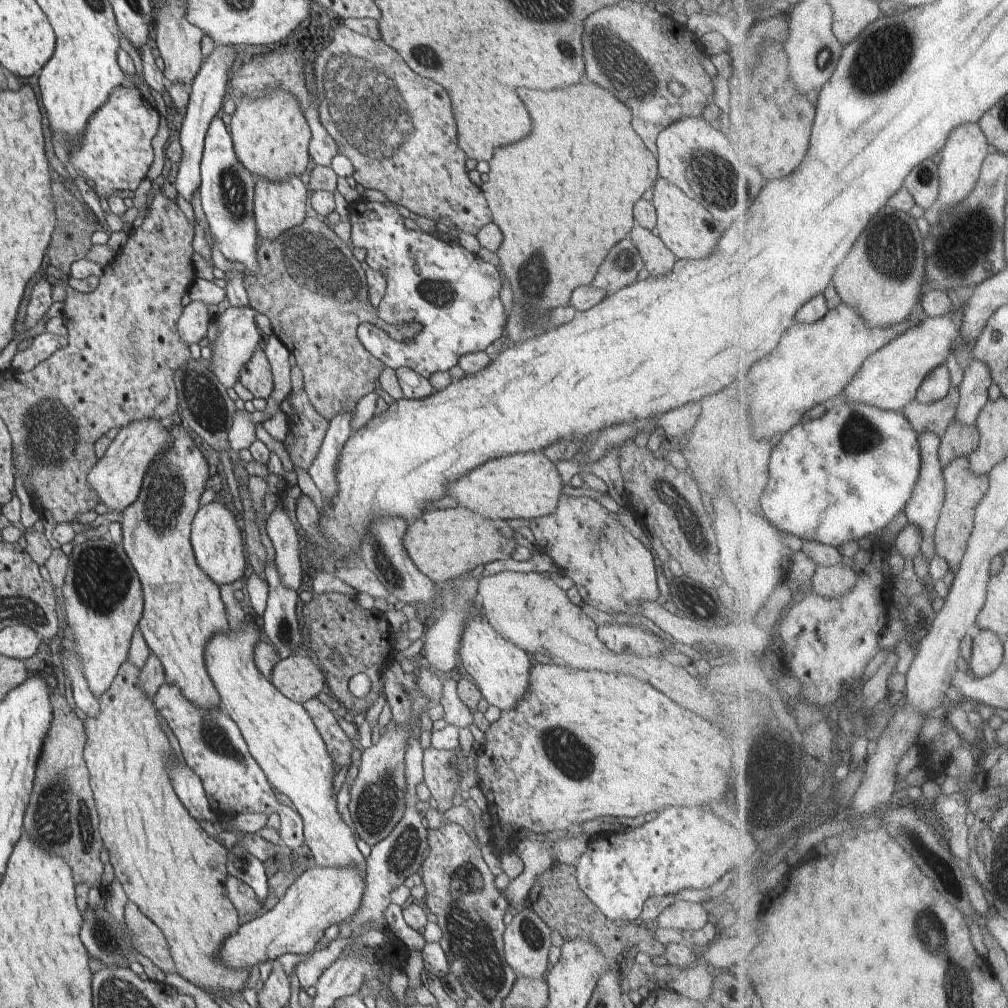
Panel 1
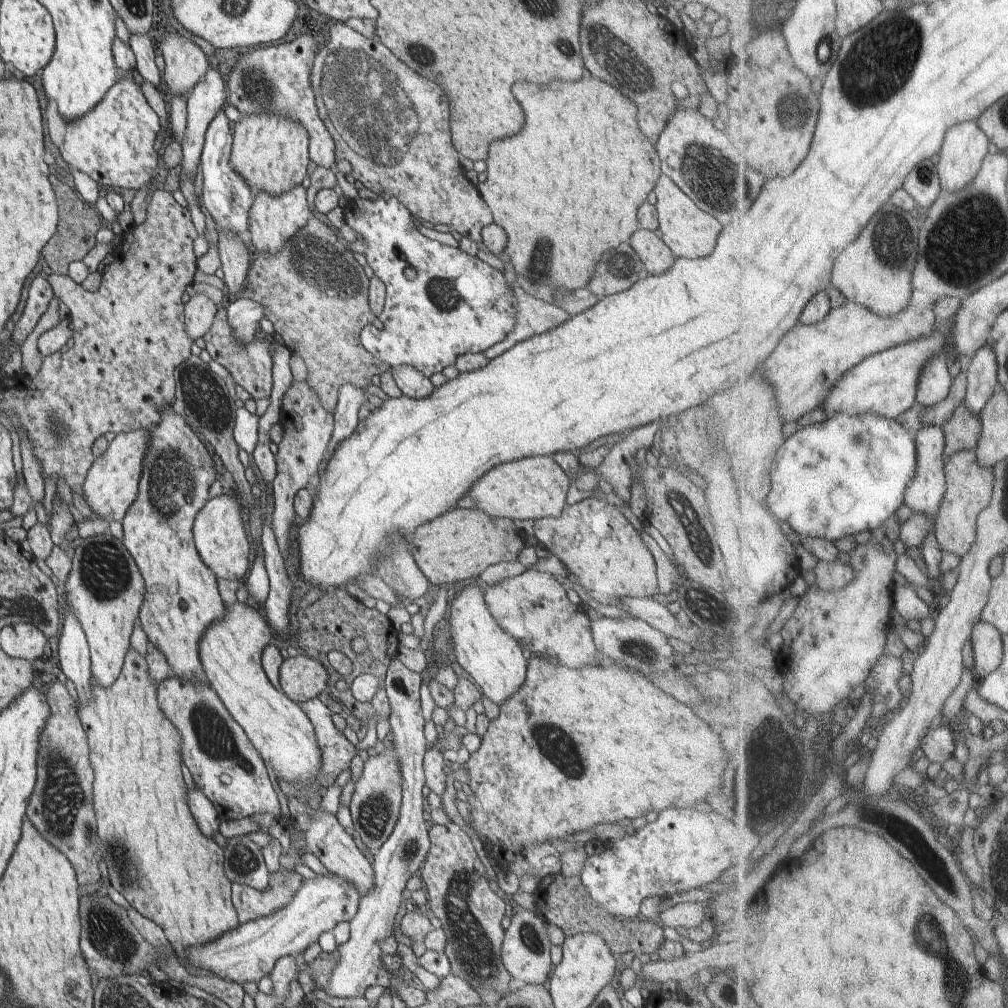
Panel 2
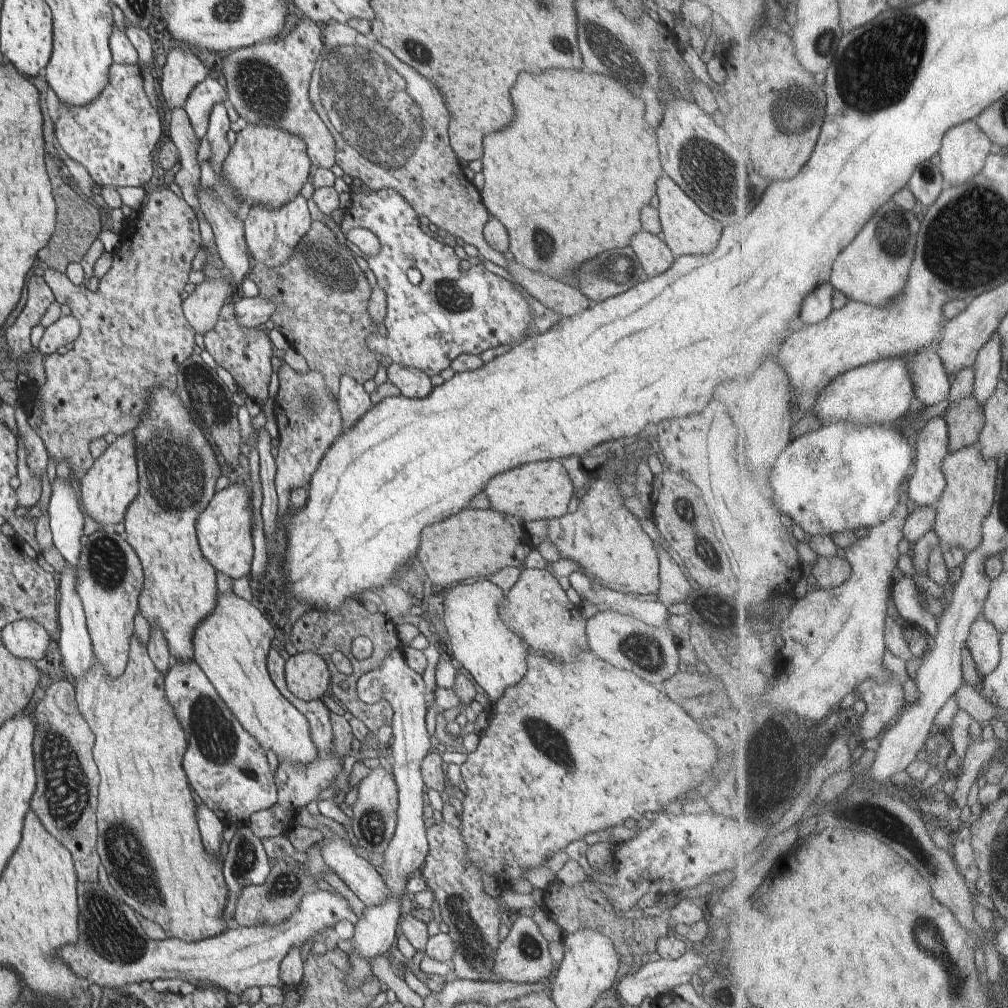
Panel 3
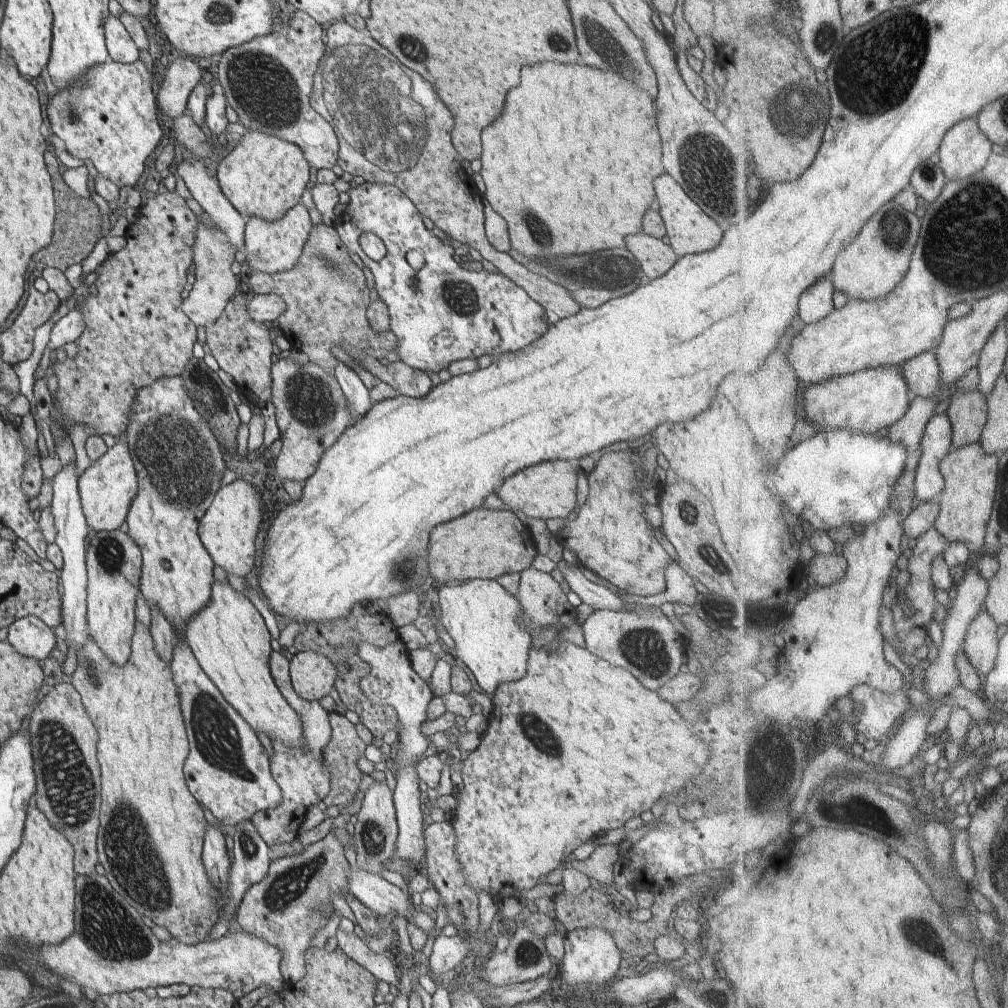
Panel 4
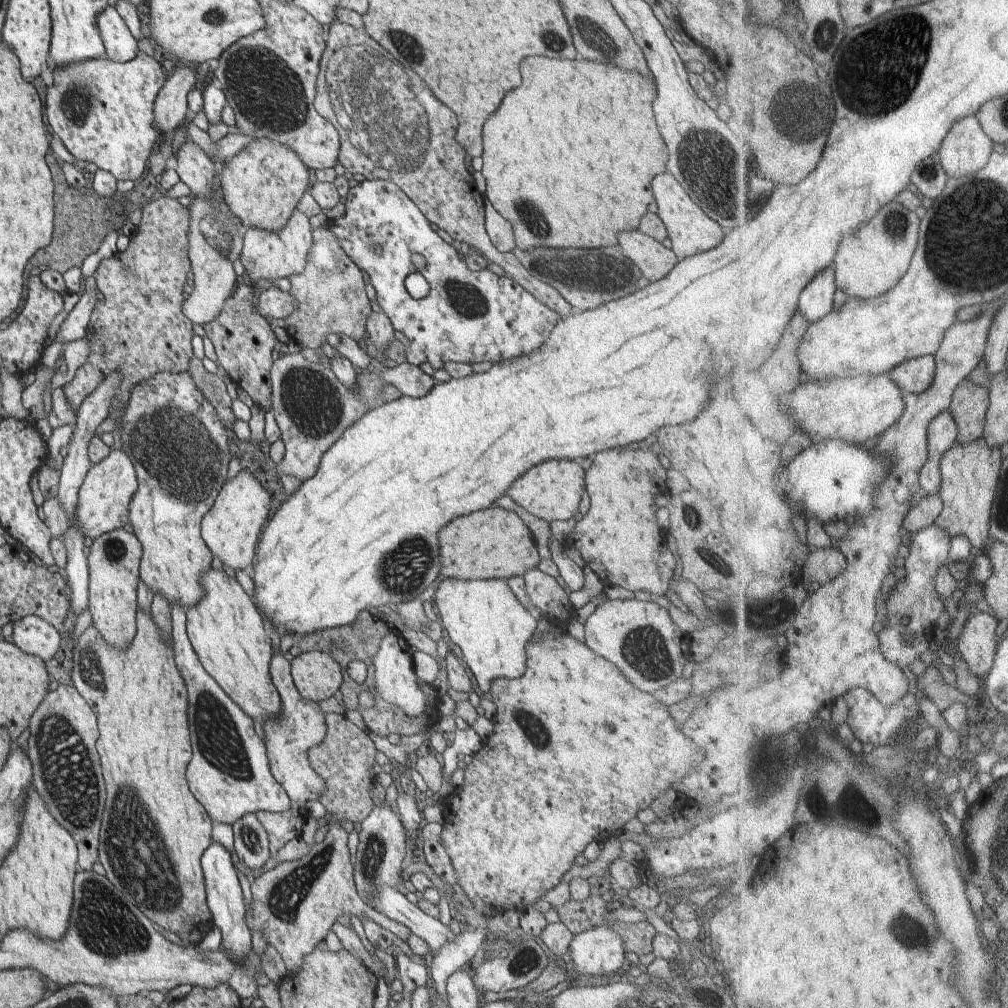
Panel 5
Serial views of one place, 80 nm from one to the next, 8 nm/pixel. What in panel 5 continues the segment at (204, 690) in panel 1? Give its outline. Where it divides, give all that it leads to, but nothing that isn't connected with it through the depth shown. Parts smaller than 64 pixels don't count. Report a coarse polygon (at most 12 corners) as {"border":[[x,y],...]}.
{"border":[[188,371],[131,390],[118,441],[138,486],[139,576],[186,610],[228,432]]}

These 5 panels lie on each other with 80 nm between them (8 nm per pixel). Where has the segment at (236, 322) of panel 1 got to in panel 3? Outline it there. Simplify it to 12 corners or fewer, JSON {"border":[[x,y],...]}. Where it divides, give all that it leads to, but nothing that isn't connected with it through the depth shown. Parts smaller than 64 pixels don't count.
{"border":[[260,295],[243,296],[235,315],[244,329],[274,316],[276,303]]}

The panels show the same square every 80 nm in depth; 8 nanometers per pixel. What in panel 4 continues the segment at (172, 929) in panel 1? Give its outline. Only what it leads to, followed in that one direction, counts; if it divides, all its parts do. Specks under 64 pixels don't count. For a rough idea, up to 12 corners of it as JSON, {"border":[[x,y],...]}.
{"border":[[135,624],[71,683],[100,738],[98,856],[187,944],[222,904],[171,666]]}

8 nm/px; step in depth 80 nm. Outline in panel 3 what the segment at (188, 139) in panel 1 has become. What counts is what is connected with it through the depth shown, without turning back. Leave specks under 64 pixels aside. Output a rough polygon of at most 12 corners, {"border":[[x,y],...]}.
{"border":[[208,76],[184,109],[199,140],[207,134],[212,107],[226,101],[222,80]]}

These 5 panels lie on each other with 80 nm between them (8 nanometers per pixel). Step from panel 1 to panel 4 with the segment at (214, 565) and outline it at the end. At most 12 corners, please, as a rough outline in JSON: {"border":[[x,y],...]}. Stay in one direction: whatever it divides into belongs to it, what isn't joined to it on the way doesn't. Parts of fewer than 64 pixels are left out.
{"border":[[245,479],[218,489],[199,522],[212,560],[253,578],[265,495]]}

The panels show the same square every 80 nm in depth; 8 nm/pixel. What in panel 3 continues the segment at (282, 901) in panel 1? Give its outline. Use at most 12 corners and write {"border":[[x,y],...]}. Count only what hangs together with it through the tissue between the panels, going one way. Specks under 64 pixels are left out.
{"border":[[100,882],[77,884],[57,952],[102,989],[181,978],[240,995],[284,987],[285,954],[358,922],[334,889],[279,925],[157,941]]}

